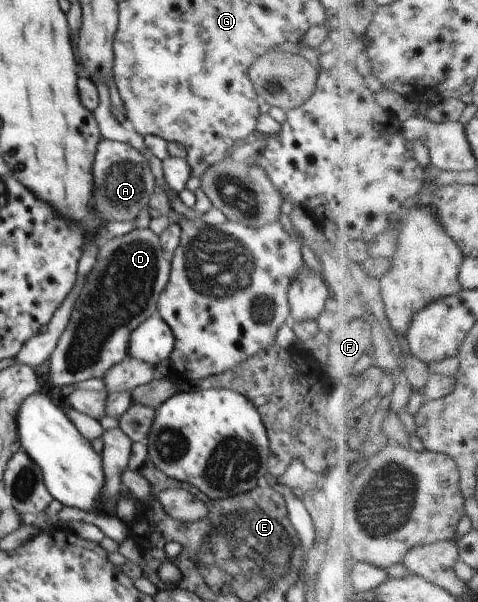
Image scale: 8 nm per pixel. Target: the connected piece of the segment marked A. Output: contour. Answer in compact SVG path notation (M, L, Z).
M102 138L94 156L92 177L94 188L89 206L102 221L133 222L154 197L155 178L147 156L127 143Z

